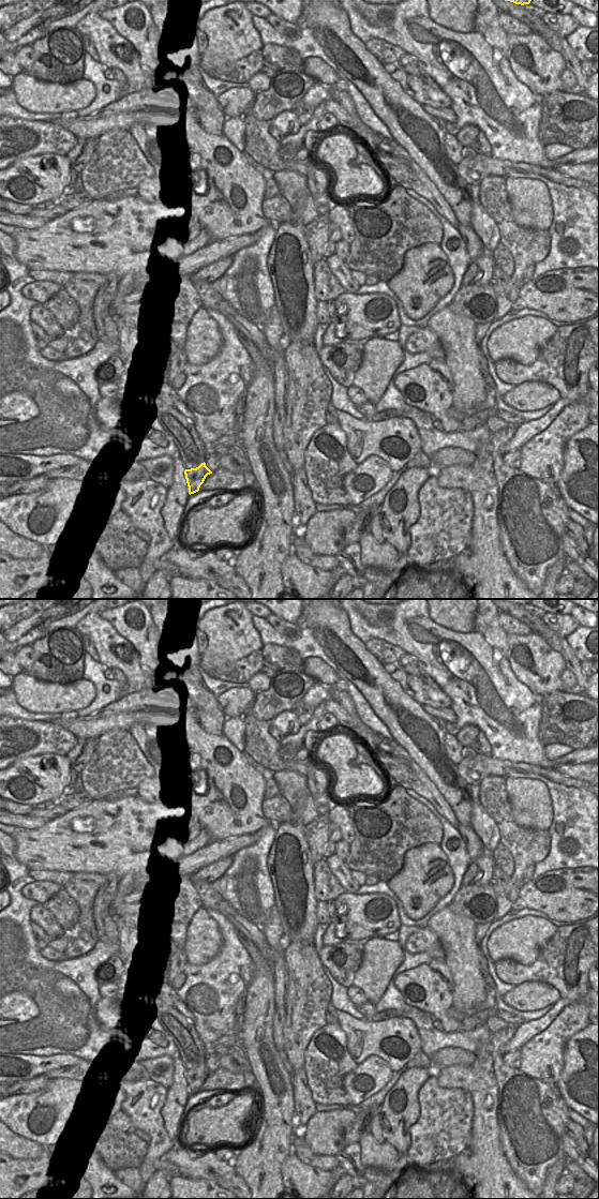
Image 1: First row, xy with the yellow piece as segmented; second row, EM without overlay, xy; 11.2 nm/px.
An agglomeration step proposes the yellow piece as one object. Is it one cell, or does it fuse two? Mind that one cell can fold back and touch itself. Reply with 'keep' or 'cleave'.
cleave

